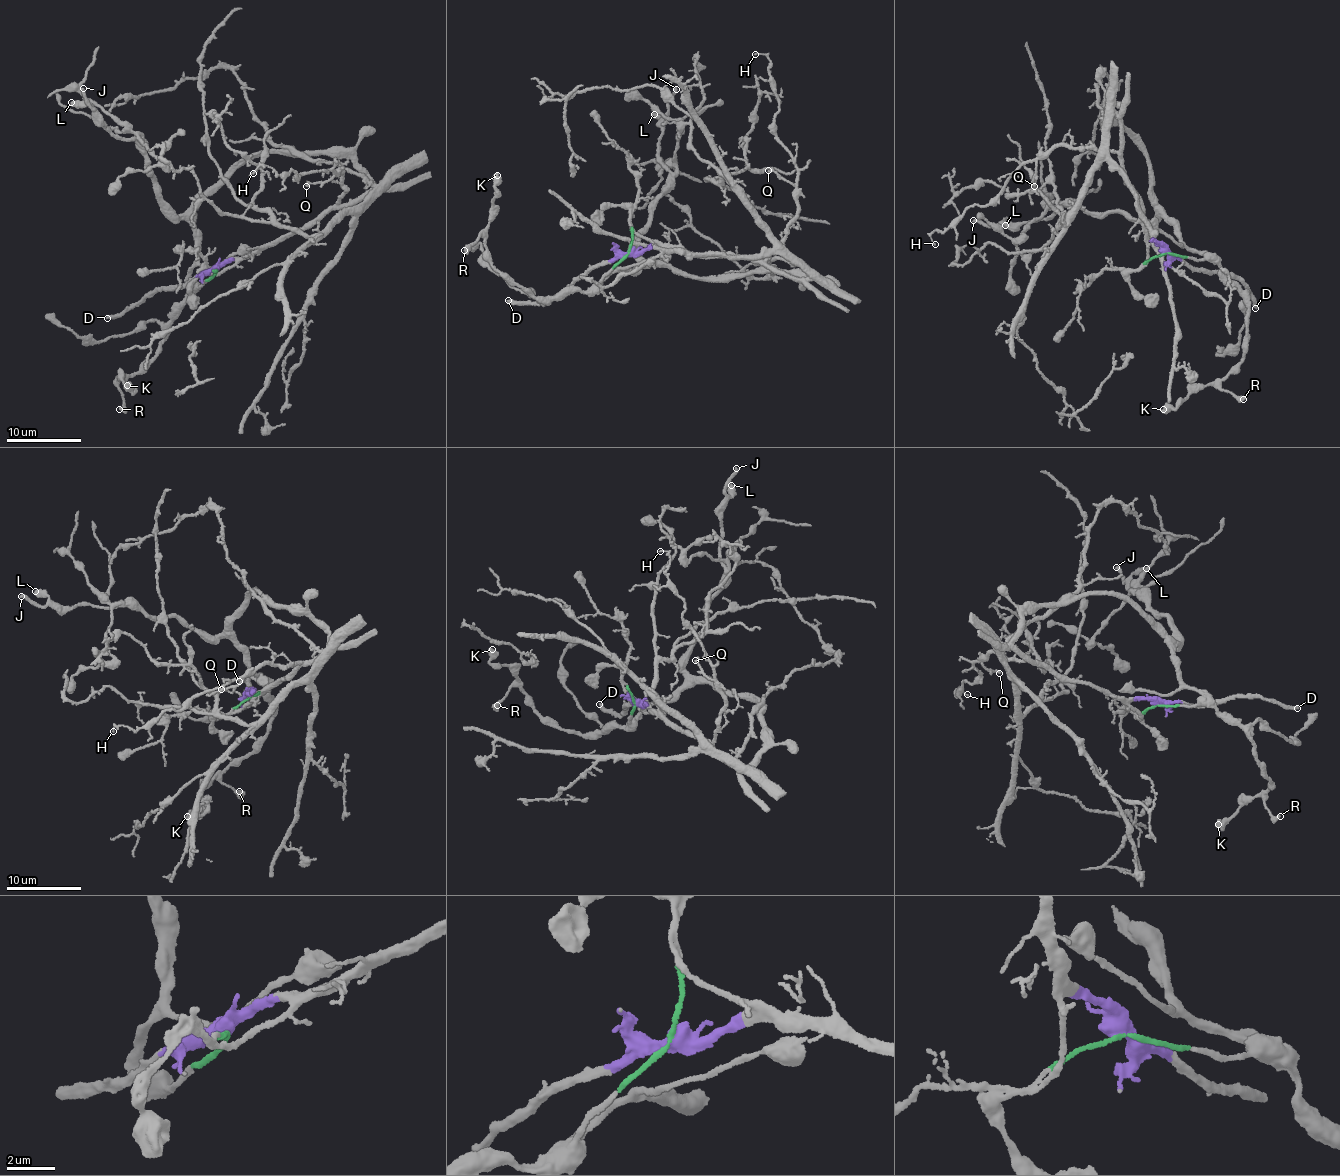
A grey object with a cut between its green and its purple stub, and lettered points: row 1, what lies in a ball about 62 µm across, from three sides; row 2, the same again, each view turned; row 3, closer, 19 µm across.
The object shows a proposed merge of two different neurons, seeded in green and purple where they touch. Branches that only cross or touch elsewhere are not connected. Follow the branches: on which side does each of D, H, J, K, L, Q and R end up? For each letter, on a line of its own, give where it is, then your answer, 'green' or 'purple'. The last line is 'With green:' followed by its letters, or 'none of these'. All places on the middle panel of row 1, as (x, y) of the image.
D: place (508, 300); purple
H: place (755, 54); purple
J: place (676, 89); green
K: place (497, 175); green
L: place (654, 114); green
Q: place (768, 170); purple
R: place (464, 250); green
With green: J, K, L, R

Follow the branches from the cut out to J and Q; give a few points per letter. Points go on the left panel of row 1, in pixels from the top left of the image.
J: (214, 271), (198, 287), (191, 282), (196, 244), (186, 221), (144, 169), (138, 140), (104, 128), (83, 88)
Q: (214, 271), (310, 226), (337, 204), (346, 188), (341, 172), (335, 171), (306, 186)

